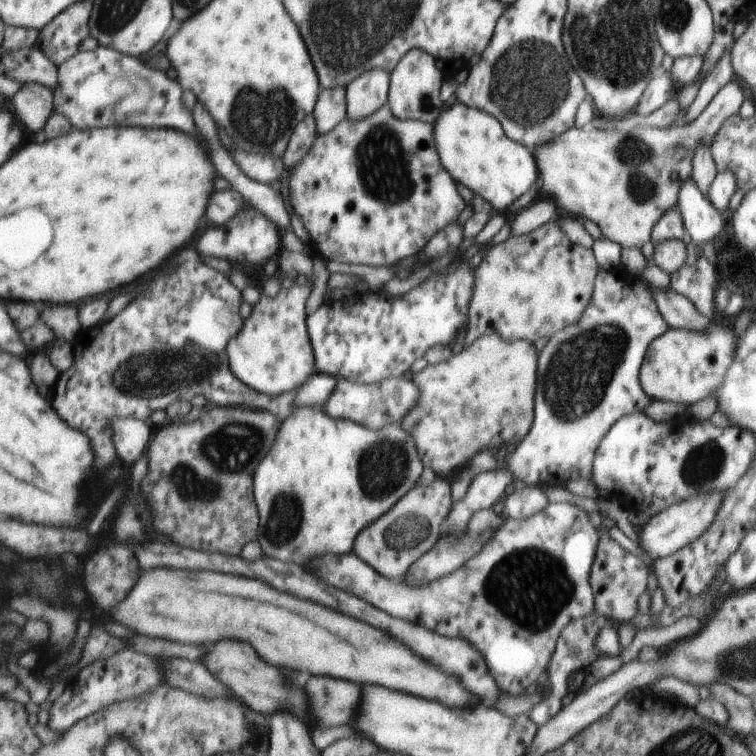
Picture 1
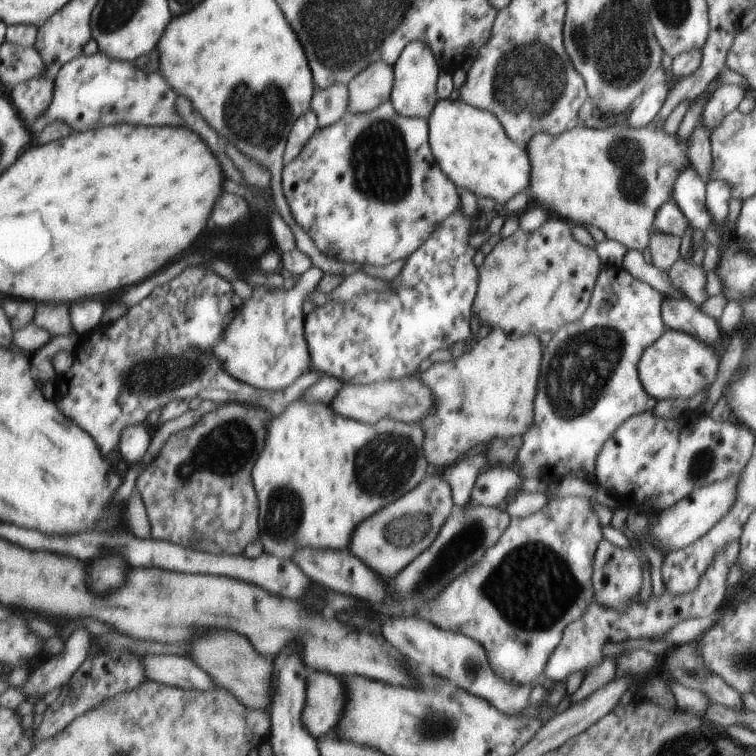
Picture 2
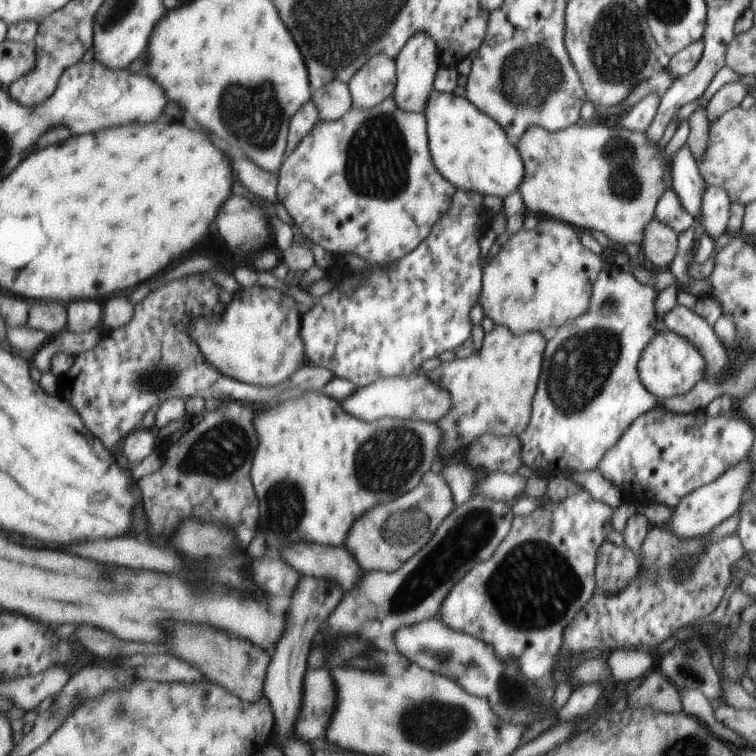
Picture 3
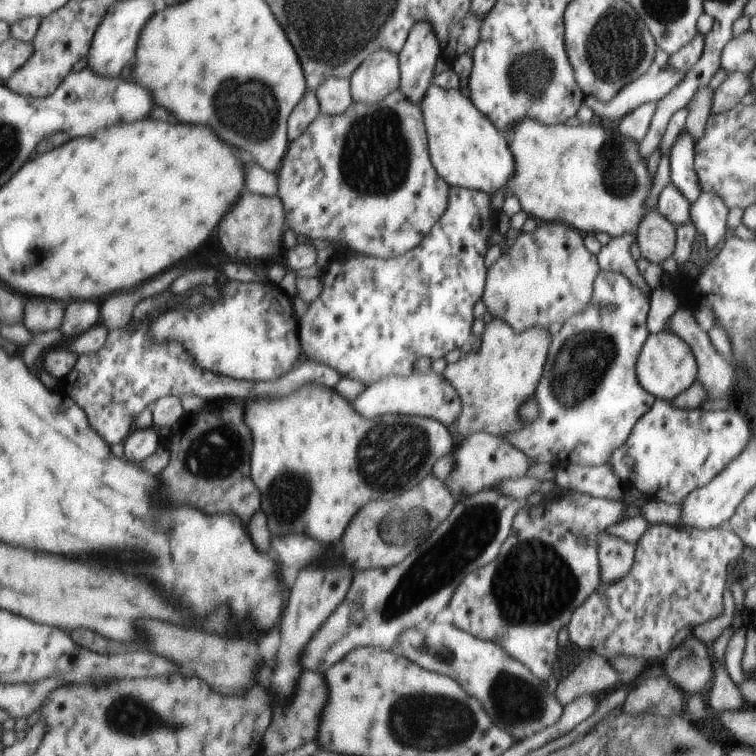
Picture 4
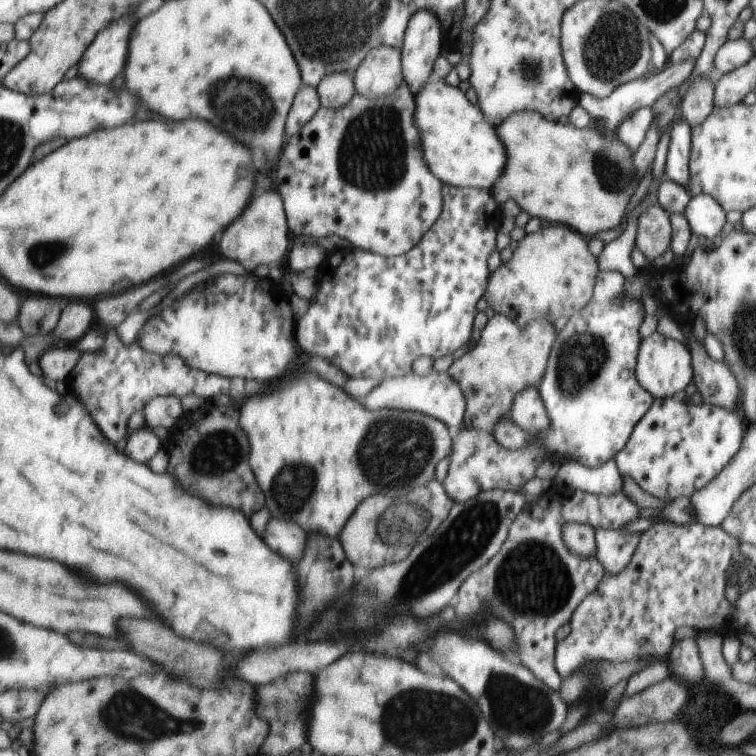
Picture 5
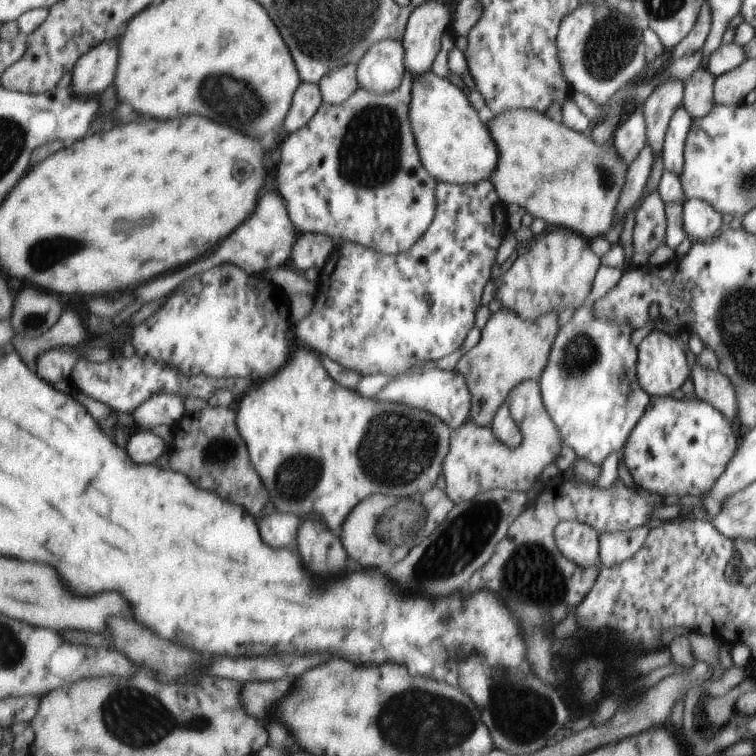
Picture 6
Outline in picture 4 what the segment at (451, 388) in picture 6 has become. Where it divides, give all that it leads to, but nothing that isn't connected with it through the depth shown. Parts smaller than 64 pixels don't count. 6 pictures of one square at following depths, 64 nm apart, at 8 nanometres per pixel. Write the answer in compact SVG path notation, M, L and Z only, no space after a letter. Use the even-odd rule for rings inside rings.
M432 369L426 373L414 371L412 375L405 377L386 377L385 379L380 380L380 382L376 382L376 384L372 384L372 386L368 385L366 390L364 390L364 392L362 392L362 394L360 394L352 404L353 407L362 414L362 416L370 416L370 418L385 415L386 413L393 415L421 416L440 421L447 427L454 425L459 420L463 410L462 398L459 396L459 392L455 386L449 380L446 380L446 377L437 374L432 371Z

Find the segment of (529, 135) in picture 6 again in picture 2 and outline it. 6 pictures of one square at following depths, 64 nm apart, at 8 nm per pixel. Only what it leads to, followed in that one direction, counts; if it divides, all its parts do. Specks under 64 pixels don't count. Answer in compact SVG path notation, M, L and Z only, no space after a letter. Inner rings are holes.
M578 122L577 126L569 131L564 131L560 135L539 132L528 141L525 151L529 155L532 162L532 176L529 180L529 190L532 194L531 206L542 206L553 216L561 217L569 221L570 224L582 225L586 228L596 226L604 232L606 239L615 240L626 246L628 250L637 250L643 252L649 246L649 240L653 232L653 223L656 222L658 207L661 207L666 201L669 201L672 194L672 186L668 182L668 192L664 196L650 196L646 194L646 184L648 182L628 182L626 176L630 178L630 172L634 168L634 164L638 164L640 168L644 164L648 164L648 158L652 158L652 162L656 164L666 164L668 160L672 162L672 158L666 158L662 152L656 154L644 154L646 148L662 148L666 152L666 148L680 148L678 150L678 158L676 158L676 174L678 170L682 170L689 162L689 138L687 145L682 145L676 140L677 133L668 136L668 134L658 134L662 129L656 129L651 125L642 128L630 128L628 126L614 124L610 128L587 128Z

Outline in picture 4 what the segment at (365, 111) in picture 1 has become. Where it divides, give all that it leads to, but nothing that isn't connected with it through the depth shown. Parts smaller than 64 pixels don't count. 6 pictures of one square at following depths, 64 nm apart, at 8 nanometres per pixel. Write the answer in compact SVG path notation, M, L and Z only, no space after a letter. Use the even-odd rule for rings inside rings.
M378 49L353 72L351 93L354 101L378 103L401 84L399 53Z

